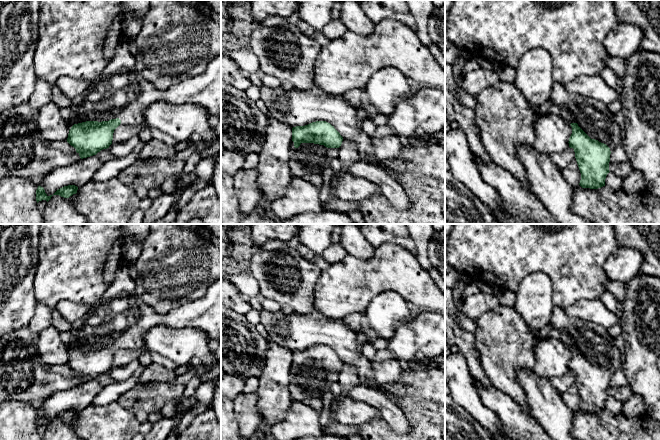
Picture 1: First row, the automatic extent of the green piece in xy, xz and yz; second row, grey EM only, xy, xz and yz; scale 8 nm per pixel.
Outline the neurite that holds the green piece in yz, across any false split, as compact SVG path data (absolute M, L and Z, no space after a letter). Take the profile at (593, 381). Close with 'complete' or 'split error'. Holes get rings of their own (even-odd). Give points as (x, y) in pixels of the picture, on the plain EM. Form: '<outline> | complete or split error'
M555 306L551 318L553 328L560 334L560 339L571 349L572 358L569 371L574 373L575 382L581 397L579 409L582 412L598 413L605 410L609 395L610 378L621 367L620 351L608 330L592 322L569 317L564 308Z | split error

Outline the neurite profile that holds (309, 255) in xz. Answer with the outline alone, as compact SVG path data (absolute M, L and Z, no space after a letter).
M302 243L298 245L296 250L305 260L316 265L321 270L326 270L330 266L330 264L324 260L323 255L315 253Z

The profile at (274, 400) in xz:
M267 338L268 348L264 367L259 376L257 410L262 421L272 426L280 421L290 408L290 368L292 351Z

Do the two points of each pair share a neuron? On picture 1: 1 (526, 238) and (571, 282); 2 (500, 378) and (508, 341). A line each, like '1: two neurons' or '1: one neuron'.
1: one neuron
2: one neuron

